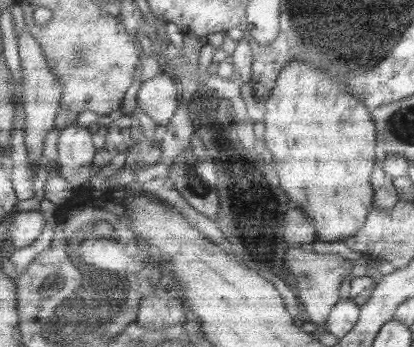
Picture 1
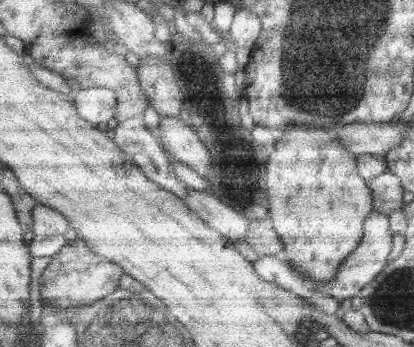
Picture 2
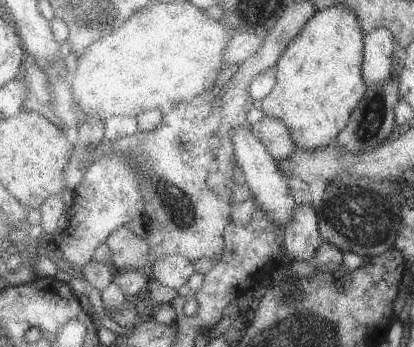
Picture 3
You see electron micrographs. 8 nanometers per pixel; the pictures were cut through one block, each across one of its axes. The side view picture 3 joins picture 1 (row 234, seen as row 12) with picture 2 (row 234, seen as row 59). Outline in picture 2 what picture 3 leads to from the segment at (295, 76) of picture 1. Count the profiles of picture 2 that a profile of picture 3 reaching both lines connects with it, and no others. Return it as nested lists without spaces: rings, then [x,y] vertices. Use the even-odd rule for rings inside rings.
[[[291,126],[285,128],[273,152],[265,164],[265,196],[267,208],[271,214],[271,228],[283,238],[285,260],[297,272],[305,272],[311,282],[327,282],[331,280],[335,268],[349,256],[363,236],[363,220],[373,210],[373,194],[365,182],[357,174],[355,158],[341,148],[339,136],[335,136],[337,128],[305,128],[305,126]]]

